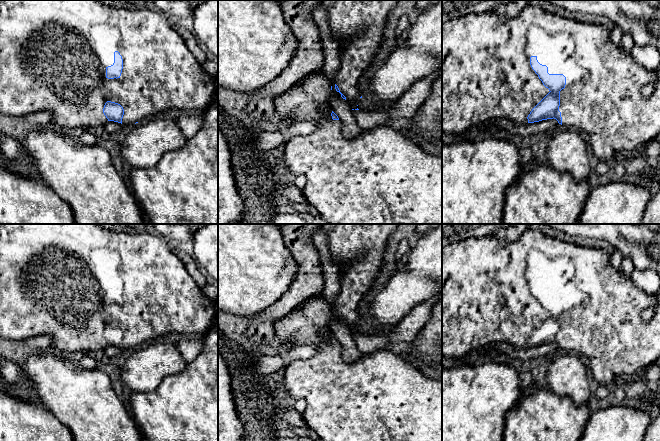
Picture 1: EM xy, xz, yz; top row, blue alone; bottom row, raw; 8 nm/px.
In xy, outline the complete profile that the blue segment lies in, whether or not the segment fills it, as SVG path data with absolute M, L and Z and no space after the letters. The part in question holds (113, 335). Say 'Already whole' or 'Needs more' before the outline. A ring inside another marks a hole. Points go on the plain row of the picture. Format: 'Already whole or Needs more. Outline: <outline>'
Needs more. Outline: M0 224L0 337L12 341L24 341L26 339L31 339L34 336L50 335L53 338L52 351L61 354L81 351L84 354L87 354L91 351L104 349L108 345L114 345L121 347L122 349L130 349L133 351L144 341L155 339L168 333L198 334L199 336L206 336L218 320L218 316L216 315L216 301L213 301L204 295L202 288L190 276L182 261L175 254L174 246L175 245L172 242L159 236L154 236L145 232L126 233L122 231L110 231L103 229L98 224Z

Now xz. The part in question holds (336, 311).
Needs more. Outline: M321 224L326 234L327 249L339 267L340 291L336 296L335 313L351 330L356 330L361 319L358 306L376 280L388 241L398 224Z

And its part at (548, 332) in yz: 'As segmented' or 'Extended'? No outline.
Extended

